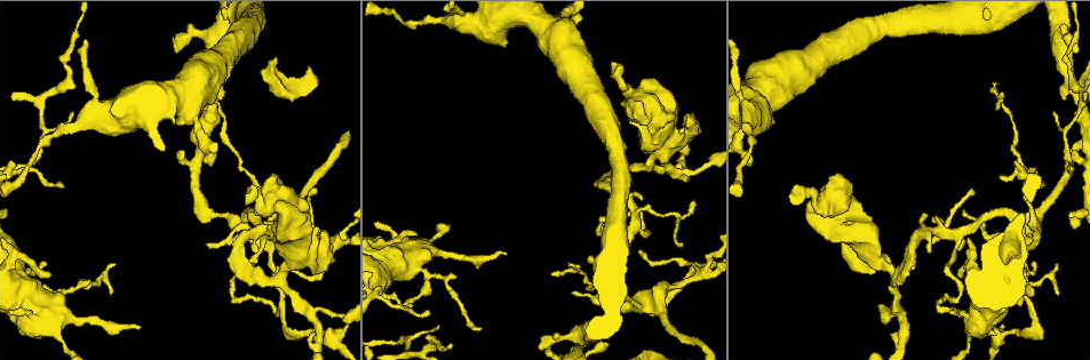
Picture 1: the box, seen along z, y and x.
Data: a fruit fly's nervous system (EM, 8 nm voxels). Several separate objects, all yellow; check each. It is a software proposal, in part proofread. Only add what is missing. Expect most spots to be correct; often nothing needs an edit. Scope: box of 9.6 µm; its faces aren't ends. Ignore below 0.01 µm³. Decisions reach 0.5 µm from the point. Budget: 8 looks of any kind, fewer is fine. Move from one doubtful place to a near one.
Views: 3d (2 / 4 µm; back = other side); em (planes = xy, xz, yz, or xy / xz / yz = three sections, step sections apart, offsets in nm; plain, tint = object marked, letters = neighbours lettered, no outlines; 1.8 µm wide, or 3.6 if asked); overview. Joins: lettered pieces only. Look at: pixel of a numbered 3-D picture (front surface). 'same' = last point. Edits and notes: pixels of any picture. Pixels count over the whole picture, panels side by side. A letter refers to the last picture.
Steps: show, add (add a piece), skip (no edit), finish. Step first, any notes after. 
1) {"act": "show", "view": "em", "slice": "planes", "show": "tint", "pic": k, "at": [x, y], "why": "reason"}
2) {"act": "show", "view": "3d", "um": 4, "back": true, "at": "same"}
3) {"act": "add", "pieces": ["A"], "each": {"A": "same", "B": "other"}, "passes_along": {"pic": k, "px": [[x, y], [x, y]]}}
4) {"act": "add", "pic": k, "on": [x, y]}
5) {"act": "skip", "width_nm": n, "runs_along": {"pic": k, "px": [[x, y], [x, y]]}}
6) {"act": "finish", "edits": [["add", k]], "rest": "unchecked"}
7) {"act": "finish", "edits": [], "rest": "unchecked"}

{"act": "show", "view": "em", "slice": "xz", "step": 8, "show": "tint", "pic": 1, "at": [698, 274], "why": "thick turns thin"}

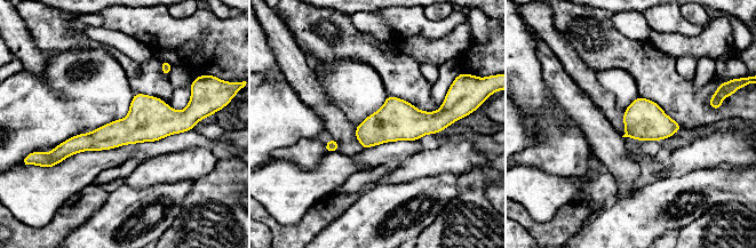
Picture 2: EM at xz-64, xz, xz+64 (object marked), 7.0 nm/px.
{"act": "show", "view": "em", "slice": "planes", "show": "letters", "at": "same"}

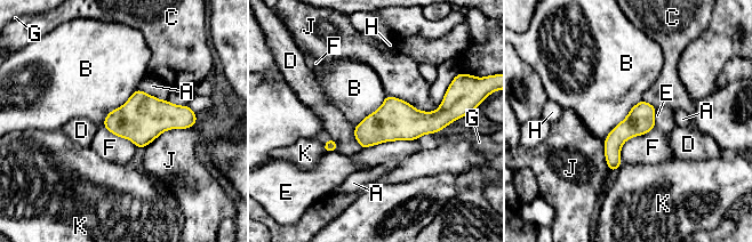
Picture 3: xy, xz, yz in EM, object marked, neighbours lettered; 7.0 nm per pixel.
{"act": "skip", "width_nm": 200, "each": {"A": "other", "B": "other", "C": "other", "D": "other", "E": "other", "F": "other", "G": "other", "H": "other", "J": "other", "K": "other"}, "runs_along": {"pic": 3, "px": [[646, 105], [613, 143], [613, 167]]}, "found": "no lettered piece goes on from it"}

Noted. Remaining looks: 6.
{"act": "show", "view": "3d", "um": 2, "pic": 1, "at": [313, 271], "why": "stops while still wide"}

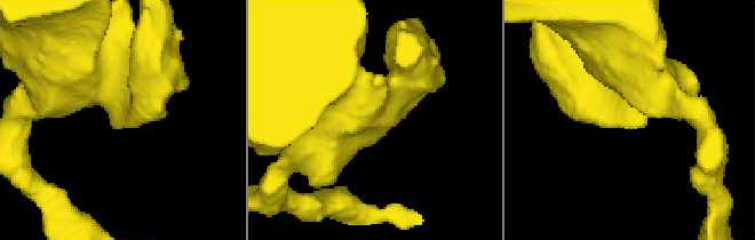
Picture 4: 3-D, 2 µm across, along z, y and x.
{"act": "show", "view": "em", "slice": "planes", "show": "plain", "pic": 4, "at": [624, 125], "why": "shape alone is not enough"}

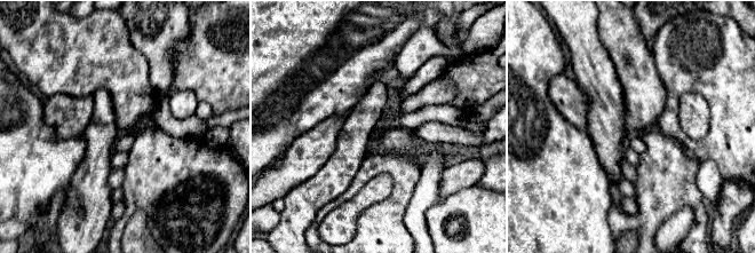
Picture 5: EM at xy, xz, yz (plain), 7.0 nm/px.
{"act": "show", "view": "em", "slice": "planes", "show": "letters", "at": "same", "why": "see the neighbours"}

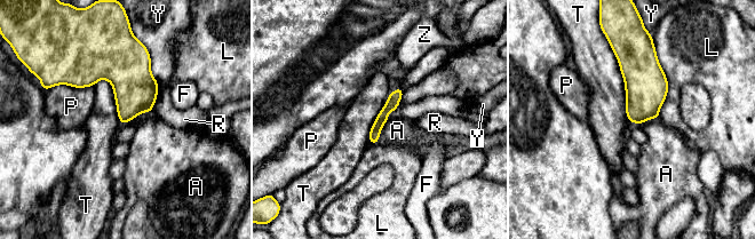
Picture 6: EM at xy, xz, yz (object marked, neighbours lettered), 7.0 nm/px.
{"act": "skip", "longest_contact_nm": ["T", 550], "each": {"A": "other", "F": "other", "L": "other", "P": "other", "R": "other", "T": "other", "Y": "other", "Z": "other"}, "border": {"pic": 6, "px": [[389, 119], [383, 125], [378, 142]]}, "found": "none of them fits"}

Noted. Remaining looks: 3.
{"act": "show", "view": "em", "slice": "xy", "step": 4, "show": "tint", "pic": 1, "at": [1027, 172], "why": "calibre changes"}

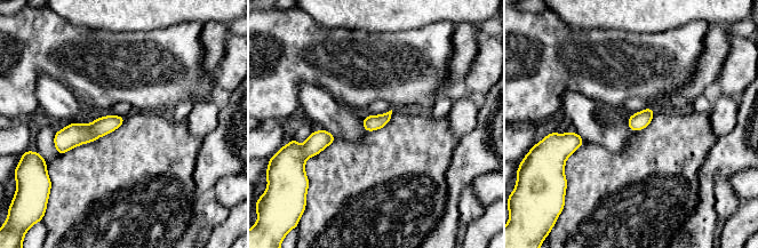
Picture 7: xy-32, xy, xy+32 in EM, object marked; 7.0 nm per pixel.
{"act": "show", "view": "em", "slice": "planes", "show": "letters", "at": "same"}

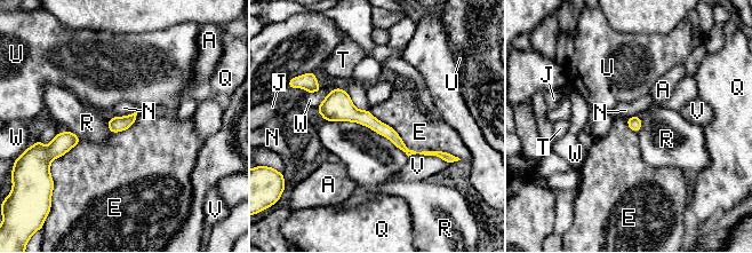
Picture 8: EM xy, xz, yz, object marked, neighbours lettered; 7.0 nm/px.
{"act": "skip", "each": {"A": "other", "E": "other", "J": "other", "N": "other", "Q": "other", "R": "other", "T": "other", "U": "other", "V": "other", "W": "other"}, "found": "no lettered piece goes on from it"}

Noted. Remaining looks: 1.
{"act": "finish", "edits": [], "rest": "unchecked"}

